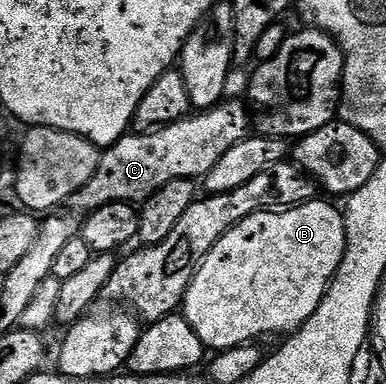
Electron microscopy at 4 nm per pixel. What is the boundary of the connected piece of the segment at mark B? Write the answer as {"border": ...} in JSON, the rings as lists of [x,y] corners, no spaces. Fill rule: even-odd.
{"border":[[[311,201],[299,207],[257,211],[230,228],[207,255],[182,298],[181,314],[196,329],[196,337],[211,352],[227,351],[261,340],[261,335],[289,336],[316,313],[346,252],[346,221],[341,210],[330,203]]]}

